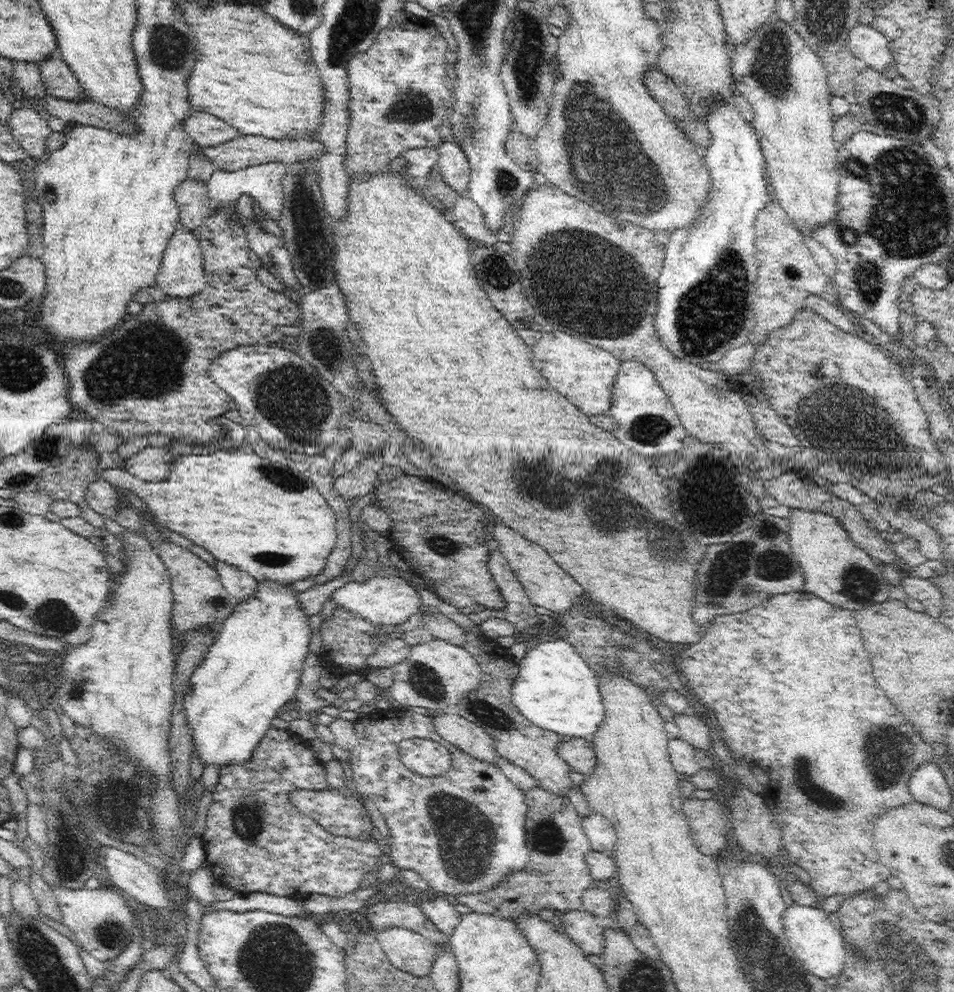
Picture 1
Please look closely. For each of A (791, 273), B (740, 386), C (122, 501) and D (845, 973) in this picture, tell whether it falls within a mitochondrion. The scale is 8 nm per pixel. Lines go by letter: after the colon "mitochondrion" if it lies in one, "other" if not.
A: other
B: other
C: other
D: other

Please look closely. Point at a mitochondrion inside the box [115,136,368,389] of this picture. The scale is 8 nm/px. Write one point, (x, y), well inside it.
(302, 214)

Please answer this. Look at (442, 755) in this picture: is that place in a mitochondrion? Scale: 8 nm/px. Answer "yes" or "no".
no

